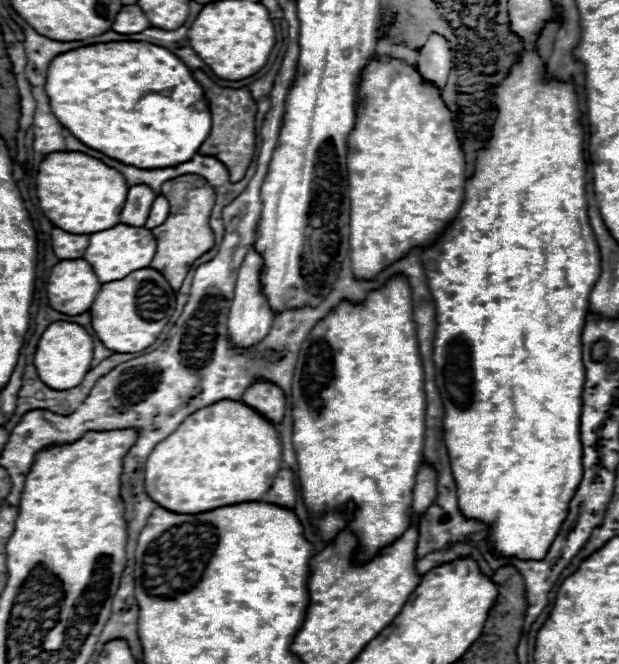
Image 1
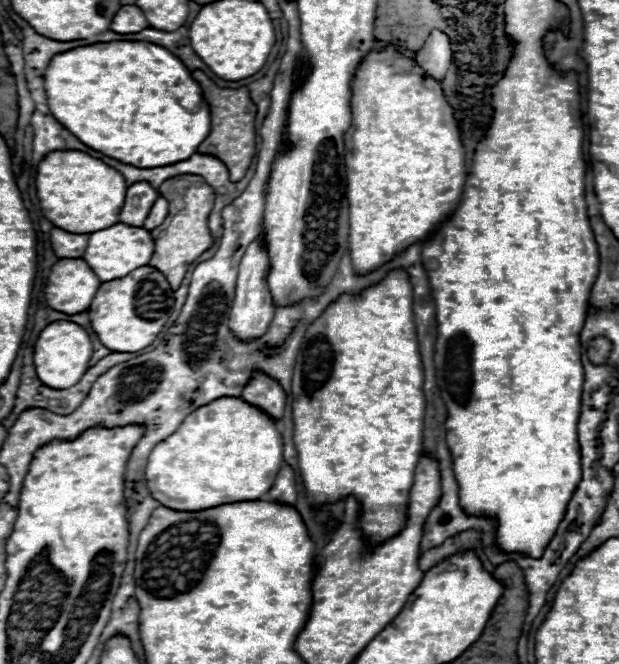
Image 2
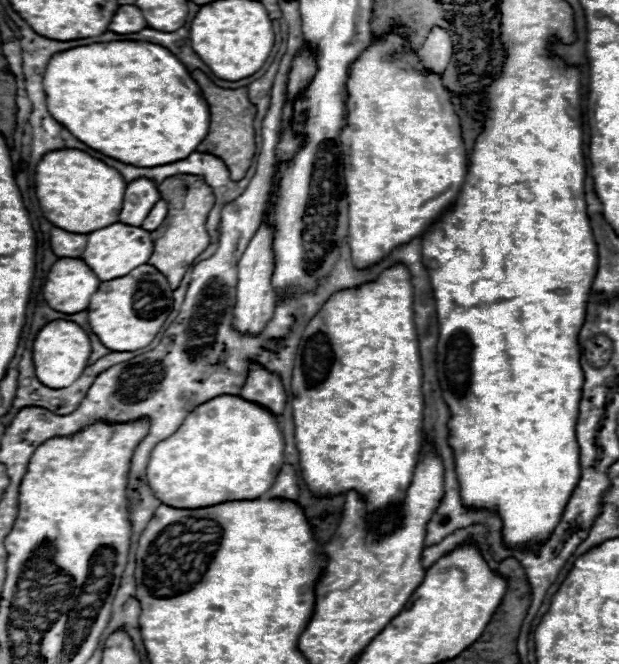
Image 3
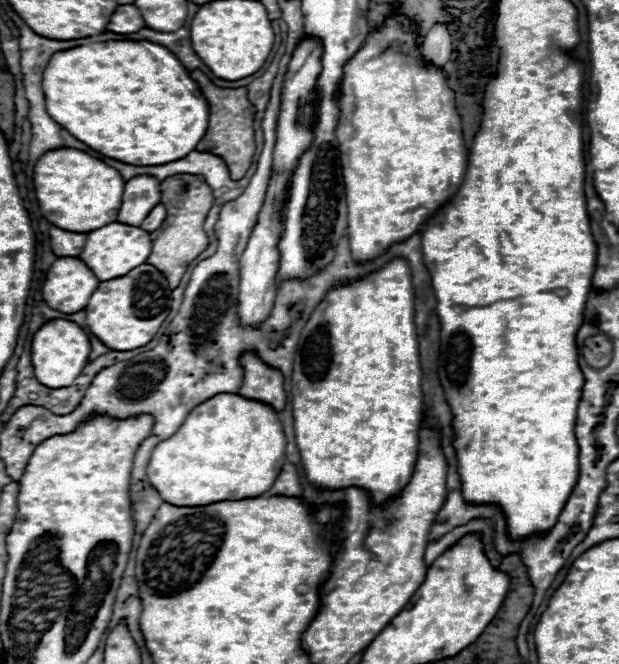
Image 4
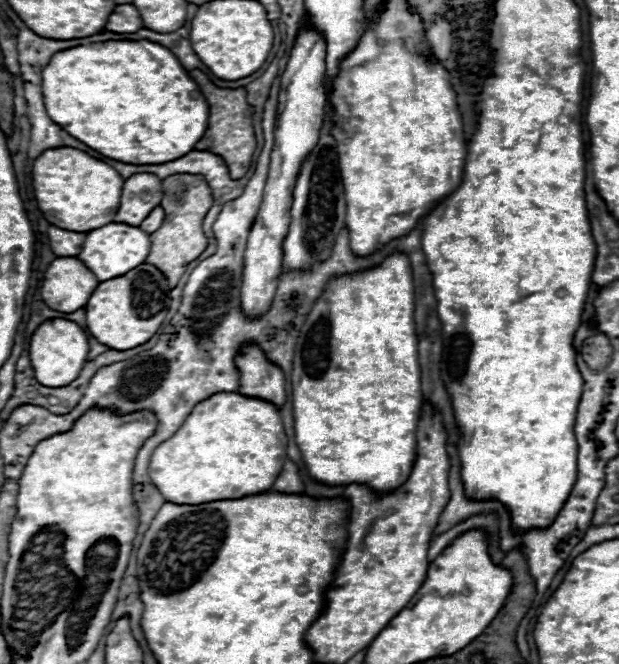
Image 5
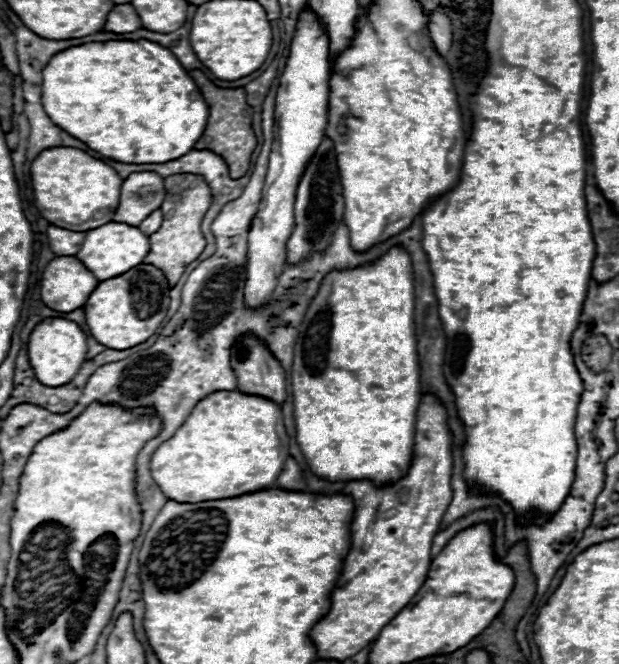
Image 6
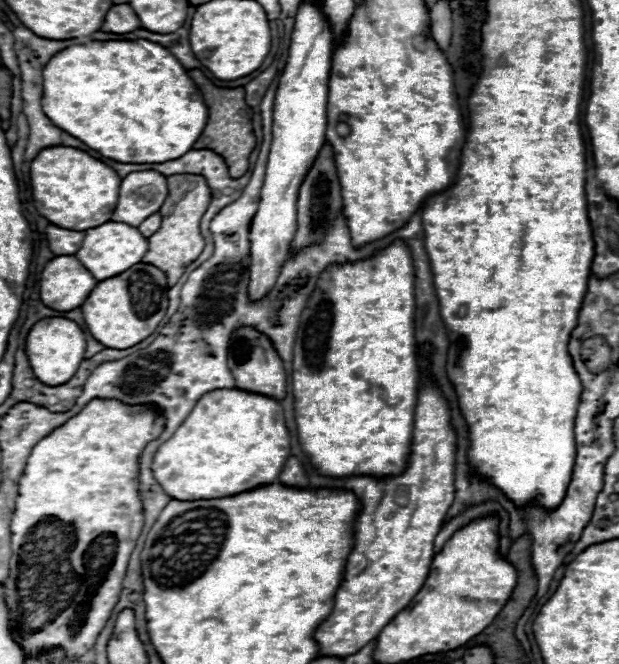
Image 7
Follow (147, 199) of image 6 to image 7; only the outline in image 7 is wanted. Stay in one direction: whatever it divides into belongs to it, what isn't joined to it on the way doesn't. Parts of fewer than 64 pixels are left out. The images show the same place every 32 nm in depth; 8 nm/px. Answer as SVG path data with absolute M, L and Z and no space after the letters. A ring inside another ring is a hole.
M130 172L120 184L112 220L138 226L150 214L160 210L166 194L166 176L158 172Z

